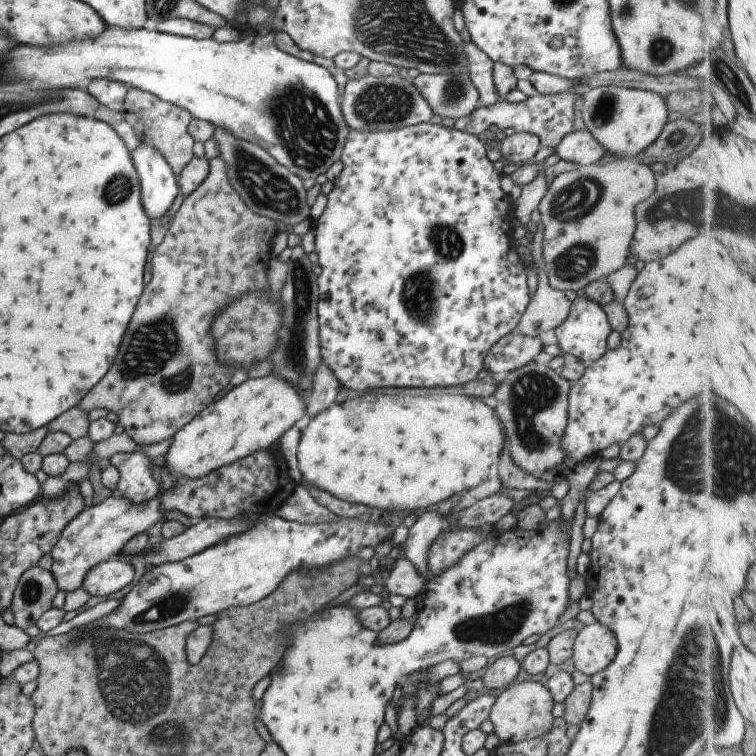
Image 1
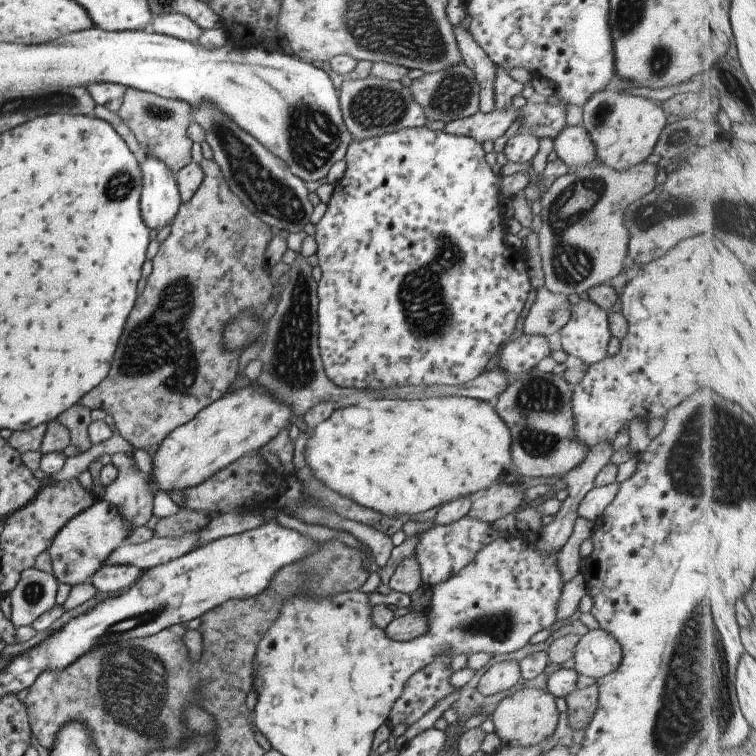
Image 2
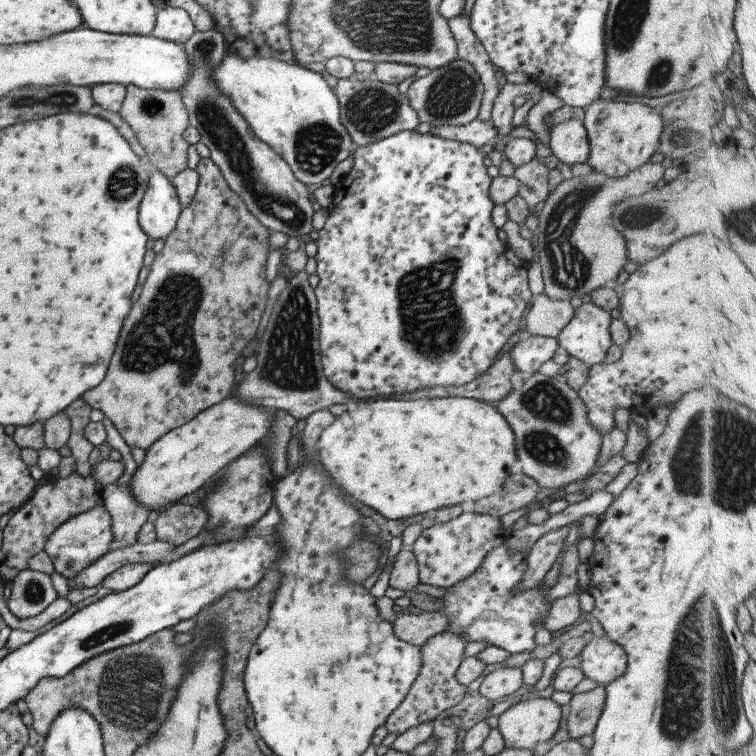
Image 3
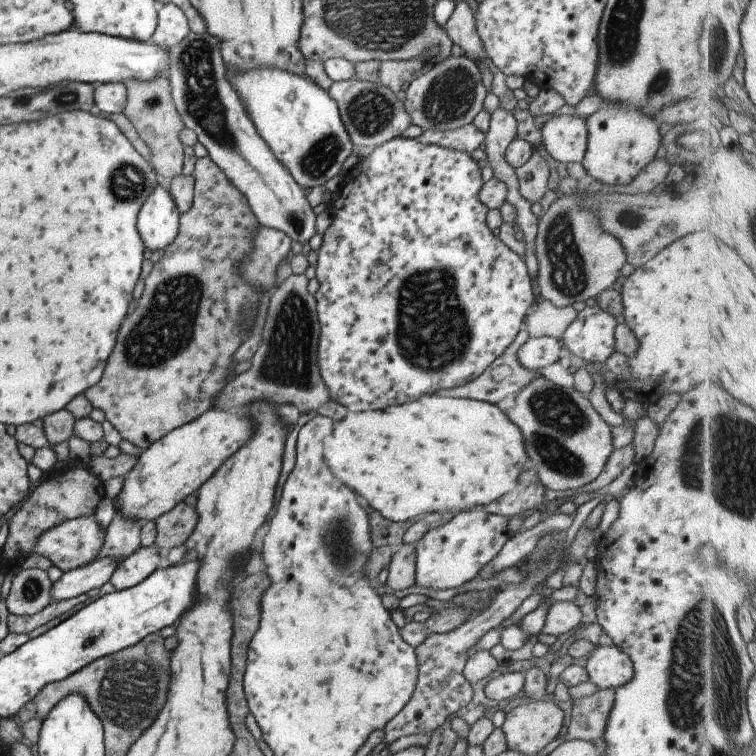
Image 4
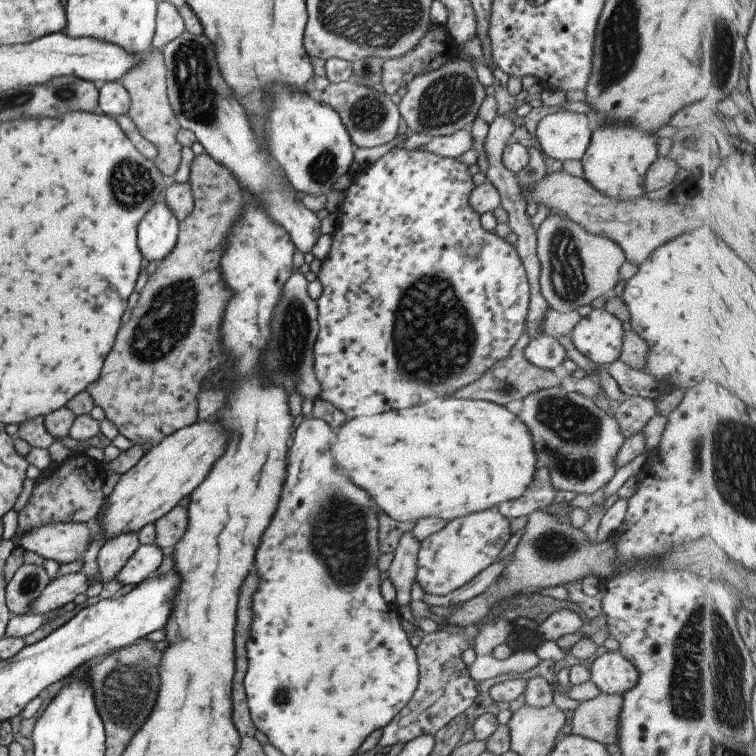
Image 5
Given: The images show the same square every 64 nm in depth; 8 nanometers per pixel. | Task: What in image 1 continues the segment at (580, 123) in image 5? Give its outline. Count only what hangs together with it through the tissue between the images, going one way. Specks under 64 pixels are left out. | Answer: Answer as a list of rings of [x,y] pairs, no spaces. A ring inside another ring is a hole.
[[[572,129],[569,134],[565,134],[557,142],[554,152],[561,160],[573,162],[579,164],[579,166],[595,164],[605,154],[603,146],[585,129]]]

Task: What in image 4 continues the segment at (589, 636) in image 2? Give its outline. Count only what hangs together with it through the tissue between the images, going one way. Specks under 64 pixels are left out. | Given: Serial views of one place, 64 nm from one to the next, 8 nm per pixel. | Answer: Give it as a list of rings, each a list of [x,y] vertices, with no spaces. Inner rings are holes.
[[[596,645],[585,662],[588,680],[599,690],[623,686],[633,676],[633,666],[629,657],[613,646]]]

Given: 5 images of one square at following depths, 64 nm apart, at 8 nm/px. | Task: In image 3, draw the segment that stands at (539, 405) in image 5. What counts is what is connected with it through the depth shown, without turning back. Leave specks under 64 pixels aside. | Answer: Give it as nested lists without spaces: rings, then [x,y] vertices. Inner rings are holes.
[[[536,371],[513,386],[512,390],[499,401],[497,412],[503,416],[515,436],[515,456],[521,464],[522,473],[531,477],[540,487],[562,488],[563,484],[581,482],[583,478],[591,476],[595,468],[601,464],[599,448],[601,438],[597,430],[589,426],[587,410],[580,404],[576,390],[563,384],[559,378],[547,378],[543,373]]]

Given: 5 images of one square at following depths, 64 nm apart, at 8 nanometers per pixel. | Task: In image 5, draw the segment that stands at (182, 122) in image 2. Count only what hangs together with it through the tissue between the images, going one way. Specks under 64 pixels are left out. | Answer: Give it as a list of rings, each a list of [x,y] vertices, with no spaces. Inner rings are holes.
[[[151,46],[147,51],[138,54],[141,62],[125,72],[119,82],[126,88],[131,104],[127,116],[131,118],[139,134],[151,142],[157,150],[154,163],[162,176],[173,176],[179,164],[181,145],[177,142],[176,134],[181,129],[173,110],[169,108],[165,86],[165,67],[163,64],[162,50]]]

